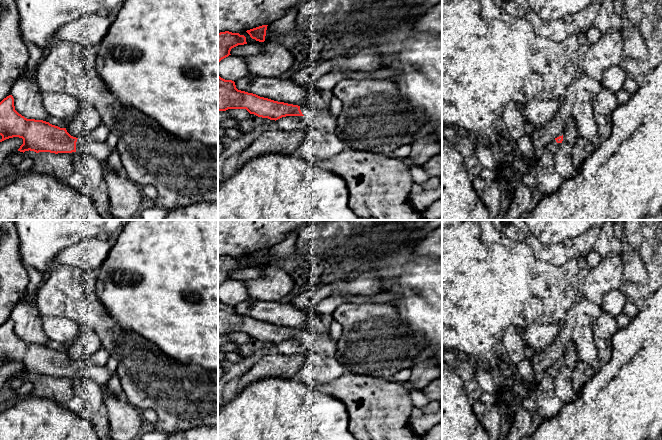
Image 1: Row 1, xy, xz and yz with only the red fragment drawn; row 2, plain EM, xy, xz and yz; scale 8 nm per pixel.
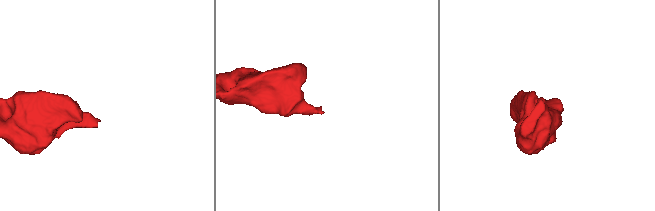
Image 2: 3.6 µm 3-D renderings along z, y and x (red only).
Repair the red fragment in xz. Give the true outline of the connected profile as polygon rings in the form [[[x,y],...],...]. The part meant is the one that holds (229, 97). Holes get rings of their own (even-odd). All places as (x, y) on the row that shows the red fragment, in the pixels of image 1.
[[[218,75],[218,111],[226,111],[228,109],[246,109],[250,114],[275,121],[286,116],[305,116],[311,119],[312,123],[318,128],[337,134],[337,117],[332,115],[331,112],[326,113],[320,110],[310,101],[302,106],[274,101],[253,93],[238,90],[234,81],[225,80]]]

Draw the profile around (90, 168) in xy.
[[[80,152],[70,153],[74,157],[73,165],[75,172],[78,172],[89,188],[93,190],[101,187],[103,182],[102,162],[93,155]]]

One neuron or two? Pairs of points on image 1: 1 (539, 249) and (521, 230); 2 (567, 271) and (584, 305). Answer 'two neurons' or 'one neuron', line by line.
1: two neurons
2: two neurons

